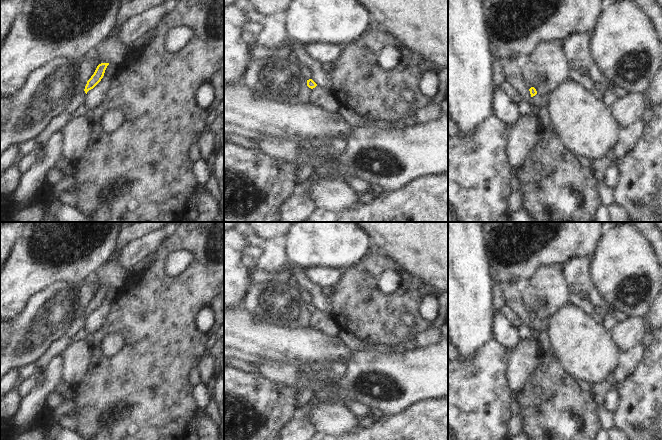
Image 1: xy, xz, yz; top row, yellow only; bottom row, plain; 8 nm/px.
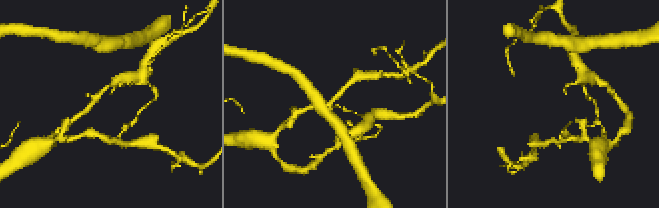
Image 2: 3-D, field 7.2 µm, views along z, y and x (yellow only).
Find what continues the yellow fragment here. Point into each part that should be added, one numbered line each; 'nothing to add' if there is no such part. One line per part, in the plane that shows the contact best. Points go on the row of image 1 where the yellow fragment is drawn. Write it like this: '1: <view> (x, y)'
nothing to add

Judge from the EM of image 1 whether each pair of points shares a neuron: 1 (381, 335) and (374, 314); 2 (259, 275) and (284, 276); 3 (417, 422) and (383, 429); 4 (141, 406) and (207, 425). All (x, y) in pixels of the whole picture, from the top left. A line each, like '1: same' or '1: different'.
1: same
2: same
3: same
4: different

